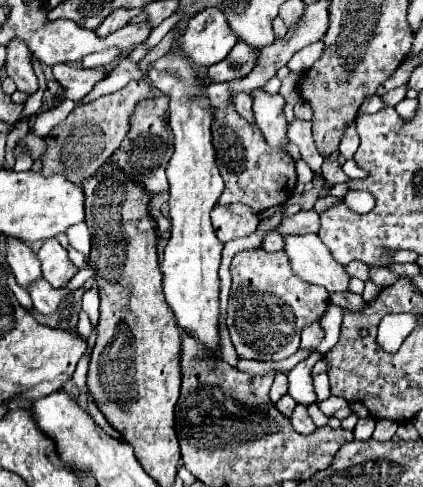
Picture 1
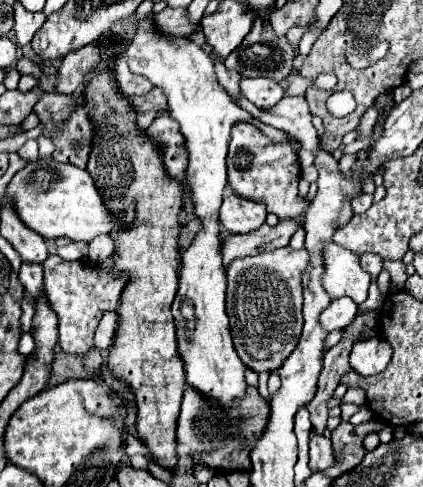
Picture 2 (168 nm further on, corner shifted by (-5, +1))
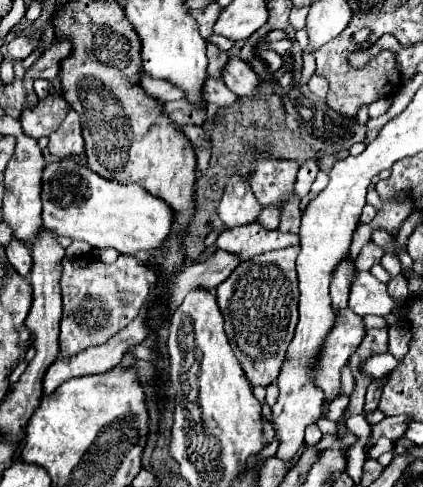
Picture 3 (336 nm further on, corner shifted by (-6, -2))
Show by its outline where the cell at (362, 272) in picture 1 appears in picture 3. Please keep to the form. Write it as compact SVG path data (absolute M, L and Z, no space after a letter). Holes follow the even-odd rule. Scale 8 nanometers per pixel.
M368 243L368 245L362 249L362 255L356 259L356 269L360 269L360 271L364 271L364 269L370 269L372 265L380 263L382 255L384 255L384 251L382 251L378 245L374 245L374 243Z

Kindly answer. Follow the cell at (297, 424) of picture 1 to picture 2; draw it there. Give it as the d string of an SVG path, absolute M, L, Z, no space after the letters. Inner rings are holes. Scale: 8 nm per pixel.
M309 434L309 468L311 470L325 470L335 464L333 456L333 444L325 436Z

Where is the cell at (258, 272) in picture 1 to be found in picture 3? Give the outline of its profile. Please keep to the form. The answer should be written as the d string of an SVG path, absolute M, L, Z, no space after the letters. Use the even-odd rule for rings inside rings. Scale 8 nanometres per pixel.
M286 247L286 249L274 249L258 257L252 257L240 263L232 271L232 275L216 287L216 299L226 321L224 329L230 339L230 347L236 359L240 361L250 385L268 387L270 383L276 381L286 357L286 349L294 337L294 329L298 323L298 277L296 277L298 251L300 247Z

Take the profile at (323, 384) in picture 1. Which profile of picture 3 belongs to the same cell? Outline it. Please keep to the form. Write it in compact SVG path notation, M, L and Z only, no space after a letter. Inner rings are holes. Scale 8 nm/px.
M354 271L350 287L350 309L356 315L388 315L396 301L388 295L386 285L380 283L370 271Z

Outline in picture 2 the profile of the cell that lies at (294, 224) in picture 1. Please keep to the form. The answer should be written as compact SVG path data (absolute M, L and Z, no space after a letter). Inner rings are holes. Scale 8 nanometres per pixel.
M283 220L277 226L267 226L263 224L261 228L247 232L247 234L229 234L221 240L221 256L223 256L223 266L227 268L229 262L245 256L255 256L259 252L267 250L277 250L289 244L289 238L295 234L295 230L301 224L295 220Z

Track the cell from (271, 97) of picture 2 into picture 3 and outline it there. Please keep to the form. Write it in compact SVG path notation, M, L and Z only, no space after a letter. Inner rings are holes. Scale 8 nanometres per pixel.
M238 57L230 59L230 63L226 65L226 71L222 71L222 81L238 97L256 95L258 89L260 89L260 81L254 75L254 71L250 71L250 67L246 67L246 63L242 63Z

